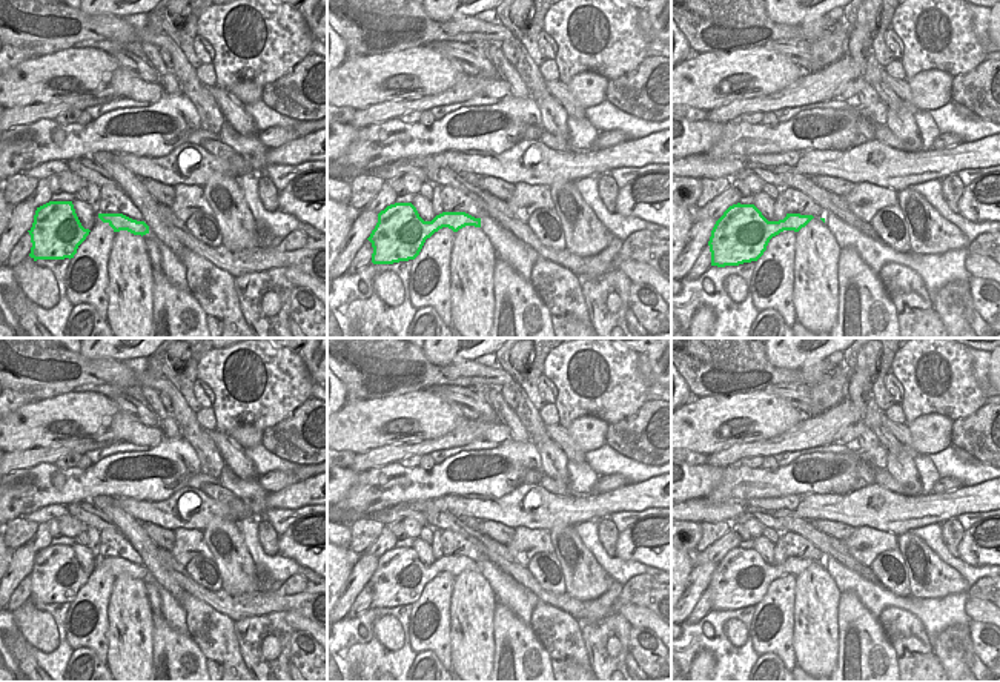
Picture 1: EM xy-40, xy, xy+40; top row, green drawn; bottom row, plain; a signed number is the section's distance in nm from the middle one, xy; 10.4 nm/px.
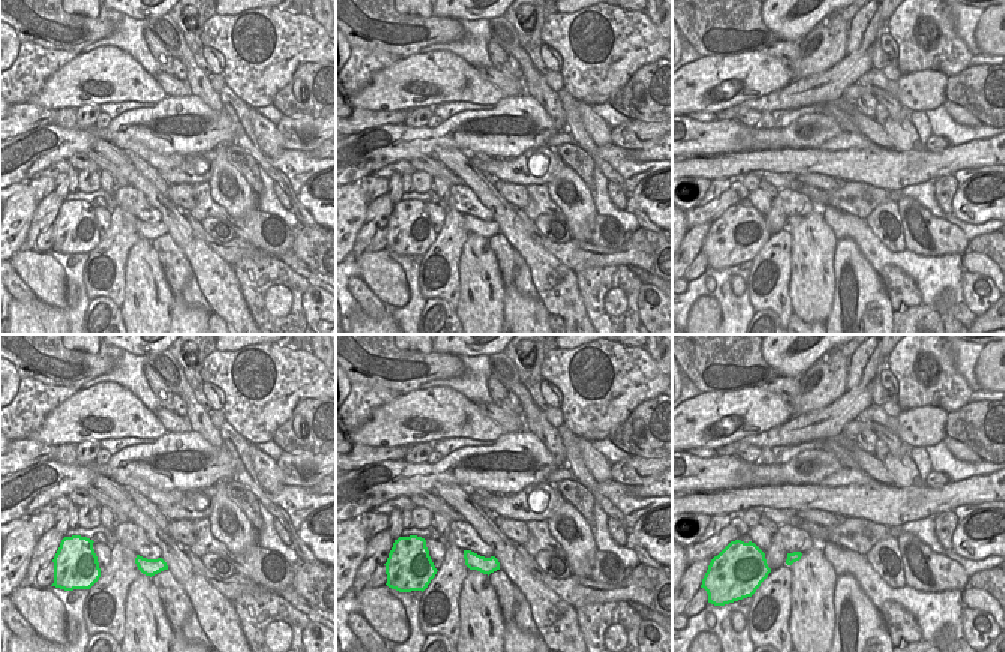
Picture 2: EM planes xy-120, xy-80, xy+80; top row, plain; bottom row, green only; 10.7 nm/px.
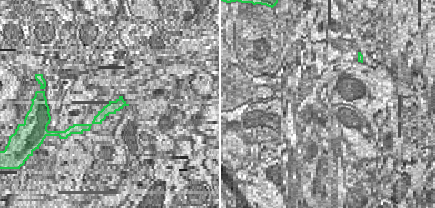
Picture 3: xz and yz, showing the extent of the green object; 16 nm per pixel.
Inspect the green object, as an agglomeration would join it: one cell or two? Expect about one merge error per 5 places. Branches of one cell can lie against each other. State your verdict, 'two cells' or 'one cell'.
one cell

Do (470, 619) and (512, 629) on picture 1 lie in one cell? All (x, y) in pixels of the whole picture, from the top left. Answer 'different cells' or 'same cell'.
different cells

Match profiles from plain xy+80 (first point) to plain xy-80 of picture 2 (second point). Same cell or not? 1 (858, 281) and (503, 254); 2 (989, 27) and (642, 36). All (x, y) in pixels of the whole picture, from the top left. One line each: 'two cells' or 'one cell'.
1: two cells
2: two cells

